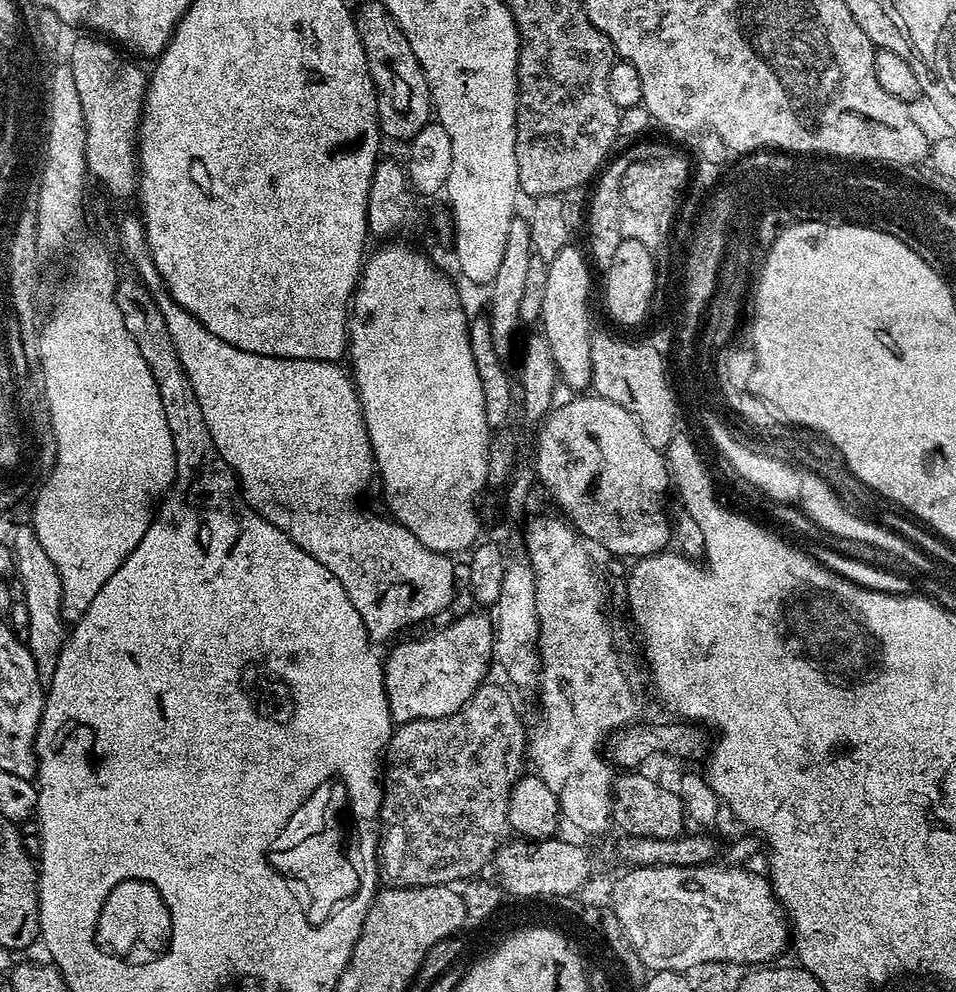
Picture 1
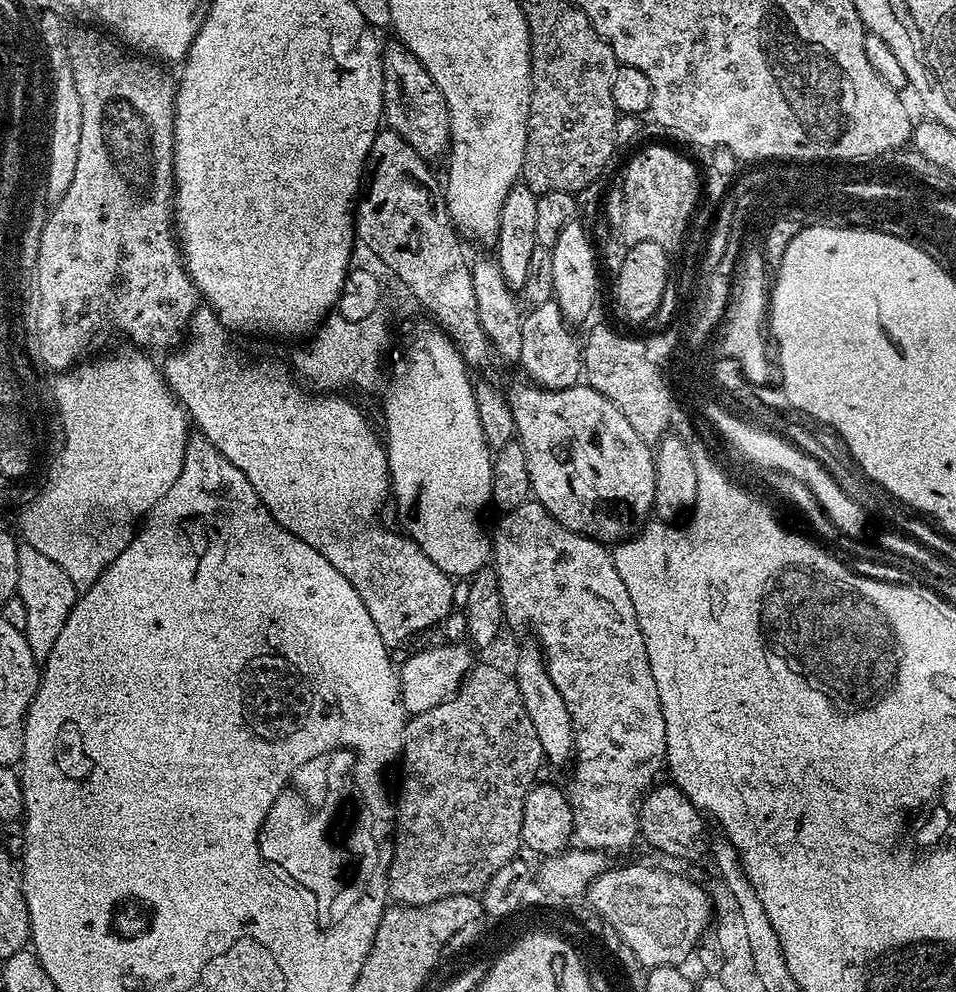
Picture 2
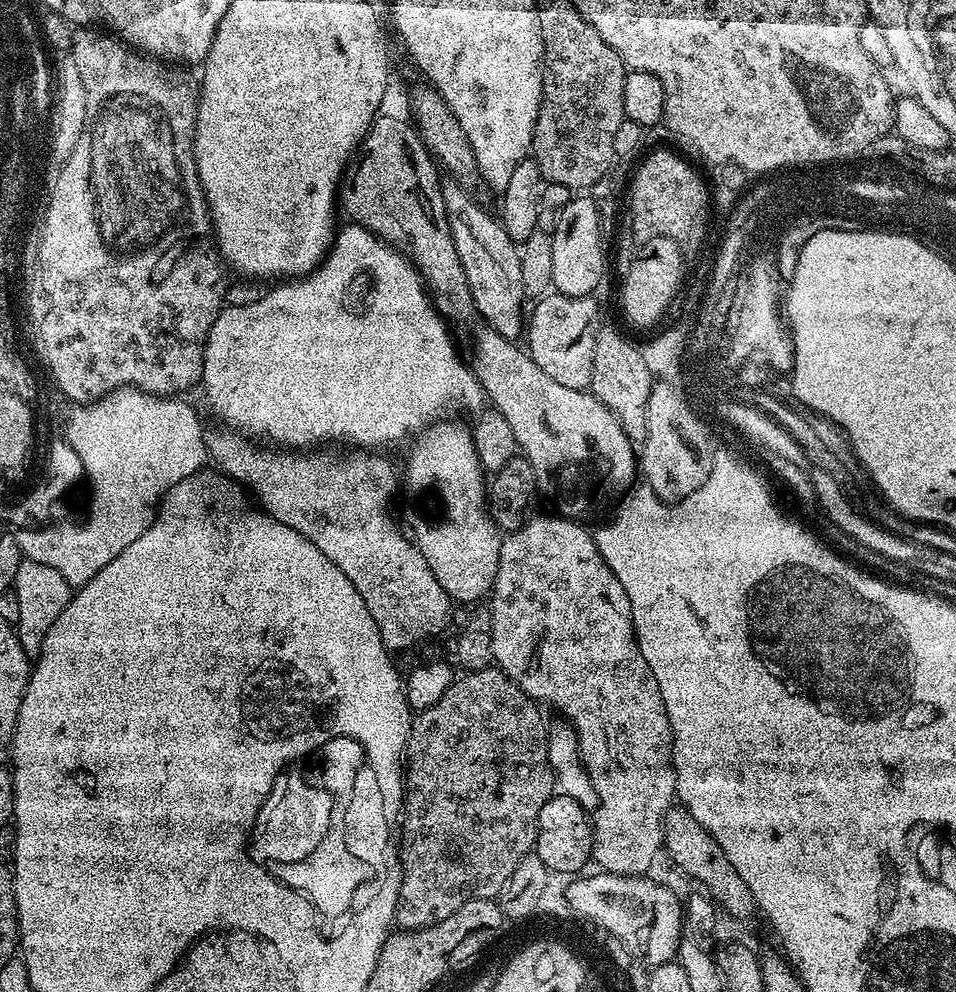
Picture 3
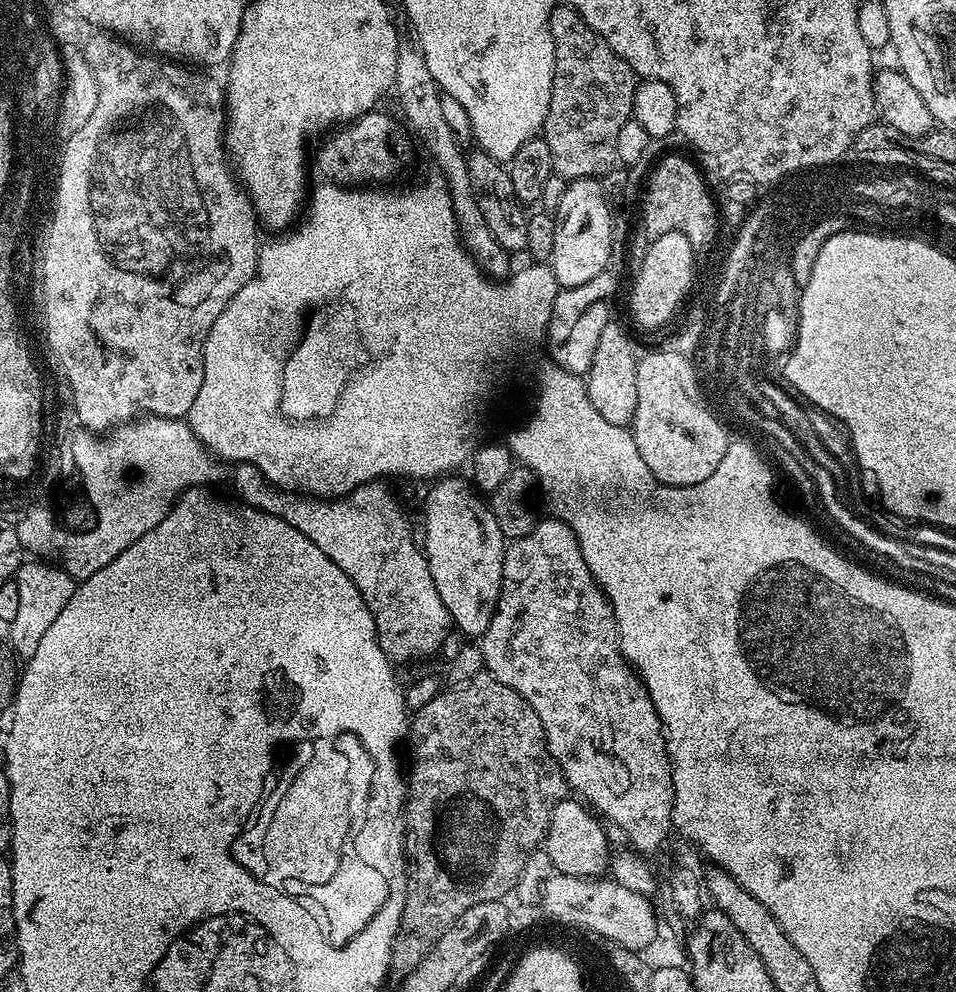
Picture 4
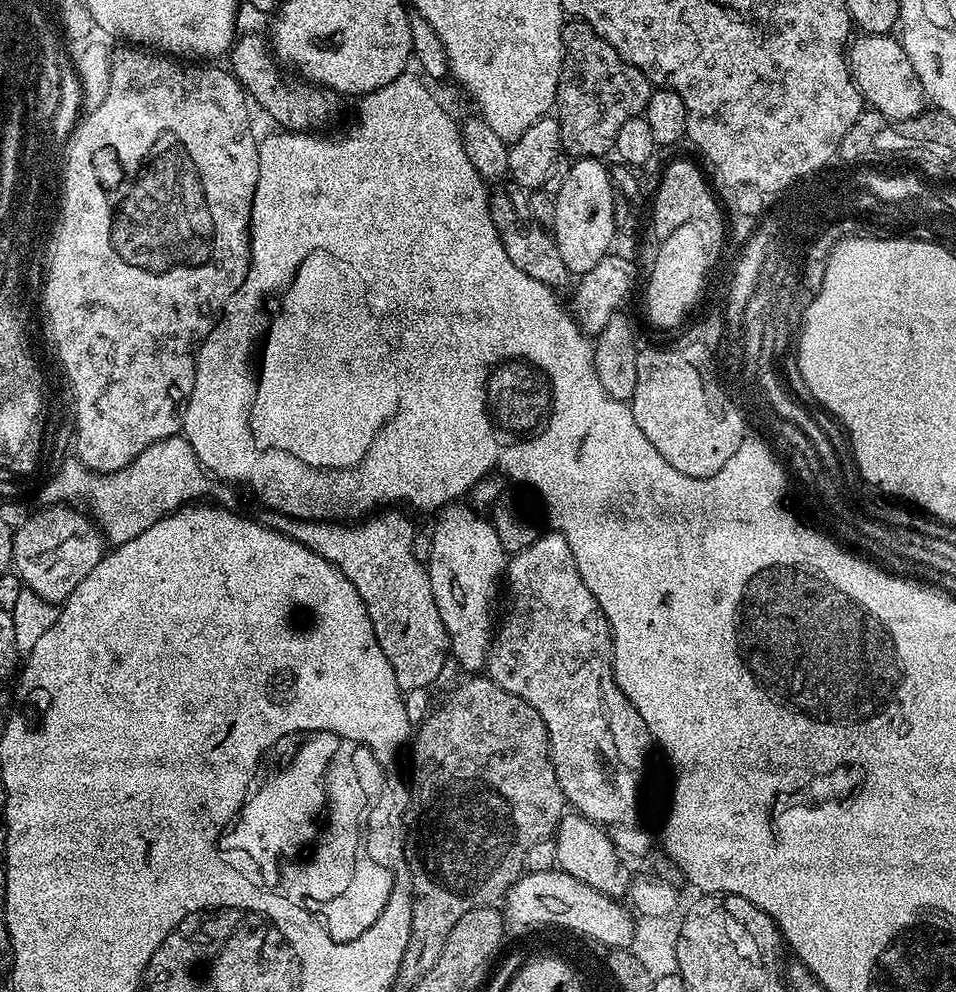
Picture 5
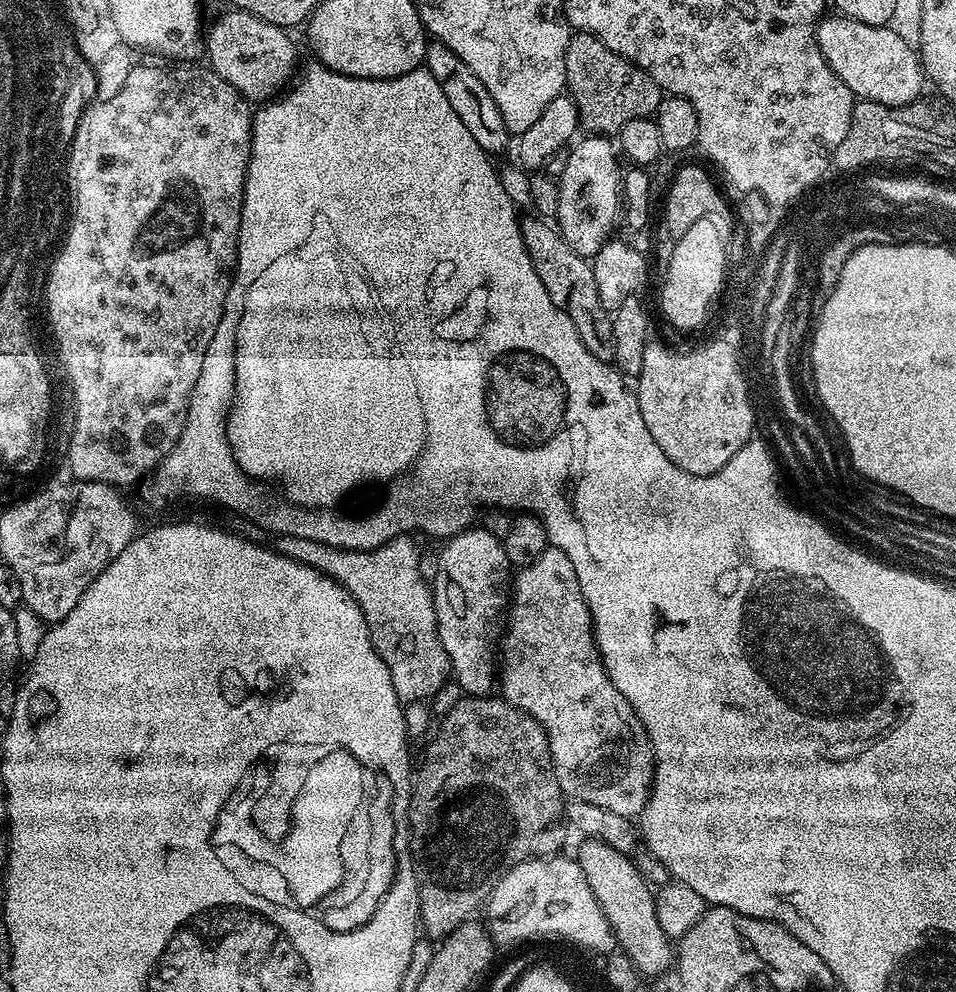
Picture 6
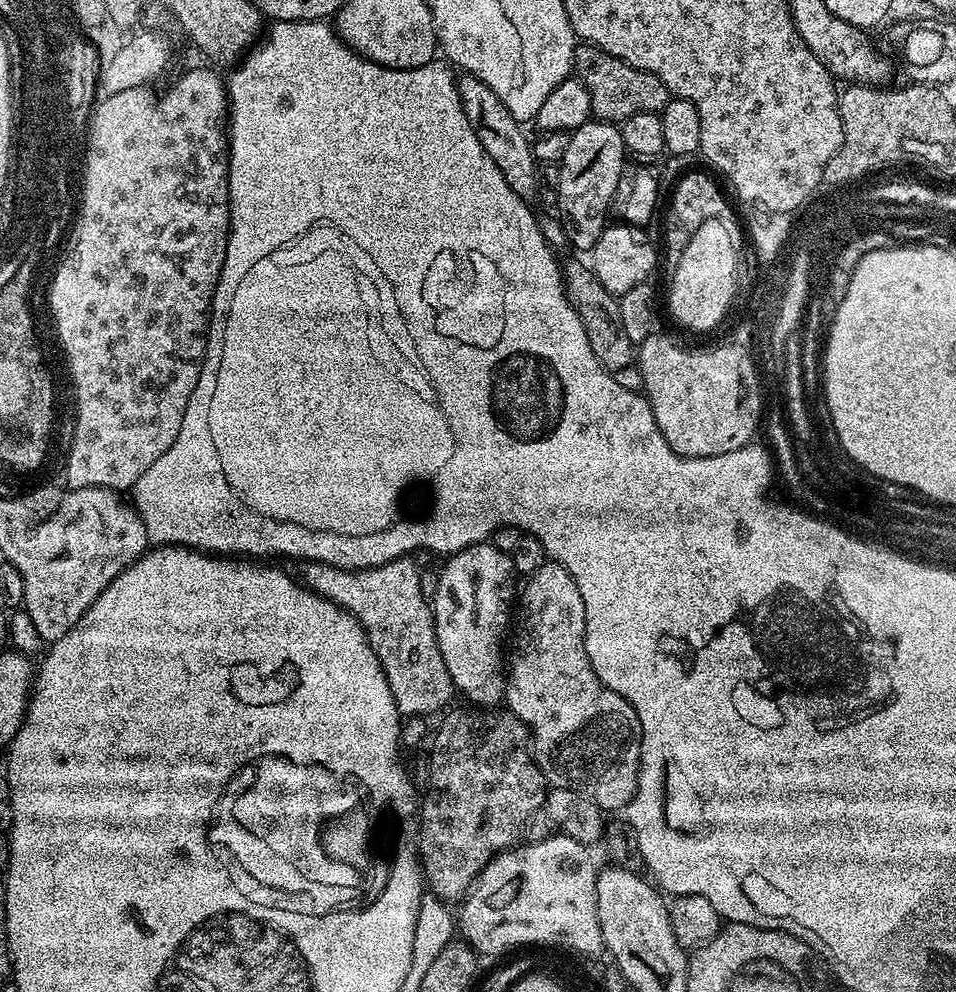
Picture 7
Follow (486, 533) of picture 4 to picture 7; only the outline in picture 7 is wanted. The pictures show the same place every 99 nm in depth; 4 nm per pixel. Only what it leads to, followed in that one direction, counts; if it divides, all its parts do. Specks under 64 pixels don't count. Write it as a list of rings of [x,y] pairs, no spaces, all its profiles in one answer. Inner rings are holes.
[[[491,542],[482,544],[472,544],[468,548],[462,549],[460,552],[453,552],[447,557],[448,560],[444,564],[444,569],[440,572],[440,581],[436,584],[436,593],[431,593],[430,603],[432,606],[432,617],[436,619],[436,641],[438,642],[438,650],[442,650],[442,662],[446,662],[446,670],[452,679],[453,689],[457,693],[460,692],[468,699],[467,703],[472,706],[496,706],[504,700],[504,689],[506,687],[506,644],[504,648],[504,635],[508,632],[508,619],[514,616],[514,597],[518,592],[518,577],[516,568],[512,565],[512,557],[509,553],[496,549]]]

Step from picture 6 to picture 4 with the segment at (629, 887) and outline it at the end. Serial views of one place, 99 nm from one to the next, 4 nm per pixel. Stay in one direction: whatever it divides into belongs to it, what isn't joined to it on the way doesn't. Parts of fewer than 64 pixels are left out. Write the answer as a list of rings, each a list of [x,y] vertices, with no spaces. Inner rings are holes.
[[[565,798],[558,802],[558,806],[554,806],[542,848],[550,854],[552,867],[559,875],[600,878],[609,871],[608,836],[599,822],[601,823],[579,799]]]

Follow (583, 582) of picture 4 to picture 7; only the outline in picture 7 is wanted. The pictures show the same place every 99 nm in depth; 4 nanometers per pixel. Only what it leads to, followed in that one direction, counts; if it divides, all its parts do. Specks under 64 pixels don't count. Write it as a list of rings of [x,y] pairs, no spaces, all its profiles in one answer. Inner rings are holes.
[[[546,562],[533,576],[527,577],[525,586],[518,596],[518,620],[520,616],[520,629],[516,632],[516,645],[511,645],[510,659],[506,664],[506,687],[504,689],[504,700],[506,701],[507,711],[514,713],[522,723],[528,727],[530,737],[530,747],[532,759],[540,768],[545,781],[553,788],[565,788],[566,790],[576,791],[578,794],[590,799],[603,810],[609,808],[627,809],[628,803],[632,801],[632,796],[636,792],[636,783],[640,773],[640,716],[636,712],[633,701],[620,696],[614,690],[610,690],[594,674],[594,666],[590,666],[590,658],[586,654],[586,606],[582,606],[582,594],[578,594],[578,586],[574,578],[560,564]]]

